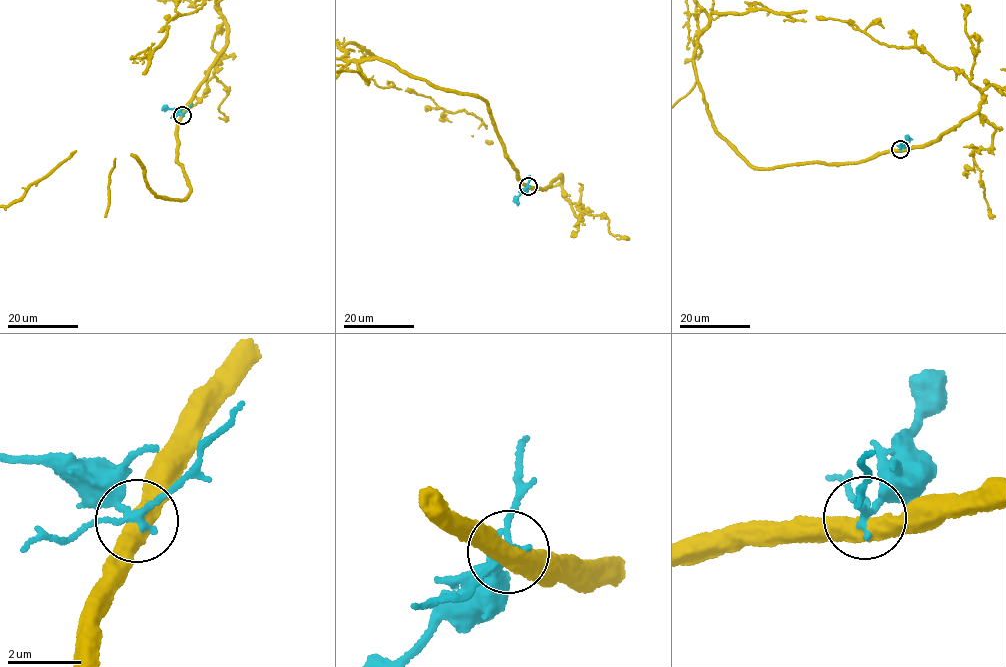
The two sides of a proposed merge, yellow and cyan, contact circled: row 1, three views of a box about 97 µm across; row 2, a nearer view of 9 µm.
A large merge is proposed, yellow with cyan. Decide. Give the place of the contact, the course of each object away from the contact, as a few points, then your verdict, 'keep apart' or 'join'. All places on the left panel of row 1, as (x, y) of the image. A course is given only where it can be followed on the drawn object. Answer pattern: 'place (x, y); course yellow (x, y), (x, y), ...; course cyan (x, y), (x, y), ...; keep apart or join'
place (182, 115); course cyan (182, 114), (162, 108); keep apart

